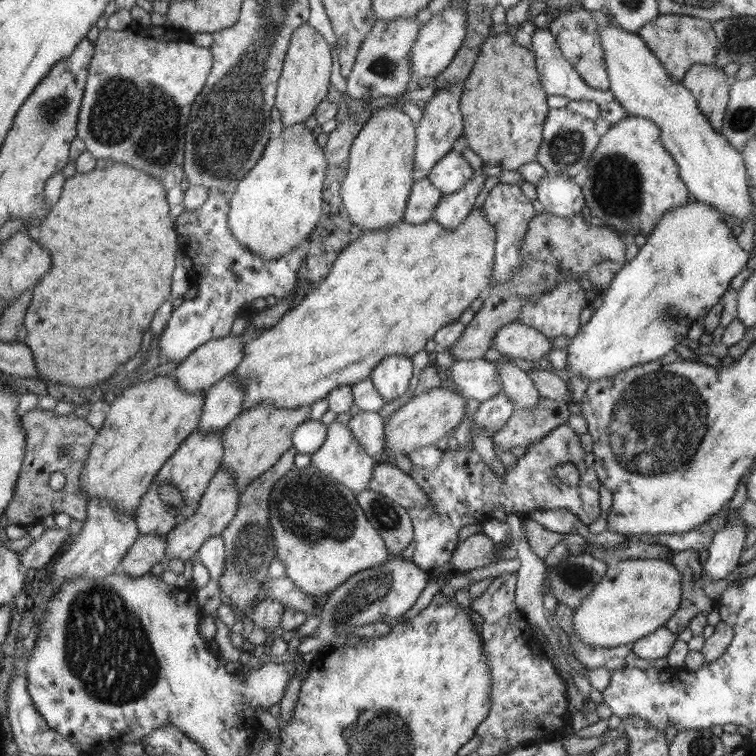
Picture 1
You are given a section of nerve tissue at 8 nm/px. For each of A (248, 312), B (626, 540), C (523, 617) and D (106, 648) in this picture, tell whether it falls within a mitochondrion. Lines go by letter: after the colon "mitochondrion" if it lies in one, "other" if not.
A: other
B: other
C: other
D: mitochondrion

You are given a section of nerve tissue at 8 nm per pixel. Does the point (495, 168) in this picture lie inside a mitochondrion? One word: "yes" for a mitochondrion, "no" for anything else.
no

